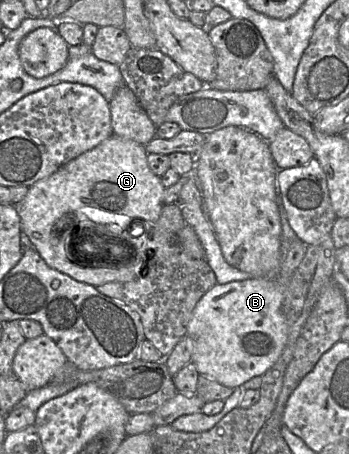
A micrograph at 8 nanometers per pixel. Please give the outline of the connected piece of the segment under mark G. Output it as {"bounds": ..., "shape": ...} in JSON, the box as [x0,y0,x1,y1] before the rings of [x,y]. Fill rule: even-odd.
{"bounds":[16,84,165,287],"shape":[[[123,84],[110,101],[111,121],[113,134],[93,149],[62,165],[50,176],[35,182],[28,188],[24,199],[16,206],[21,219],[21,231],[31,240],[33,248],[39,253],[46,264],[62,272],[74,280],[98,287],[108,282],[130,282],[142,276],[123,277],[123,273],[116,273],[112,267],[102,270],[100,266],[86,266],[94,262],[83,260],[84,250],[80,247],[81,236],[92,235],[96,230],[105,241],[119,242],[124,251],[131,250],[126,238],[132,240],[133,228],[136,222],[133,219],[157,221],[161,215],[164,203],[165,187],[161,177],[157,176],[149,167],[146,144],[156,137],[157,126],[152,122],[141,106],[134,92]],[[69,243],[76,244],[77,248],[69,255]],[[73,256],[79,256],[79,263],[75,263]]]}

